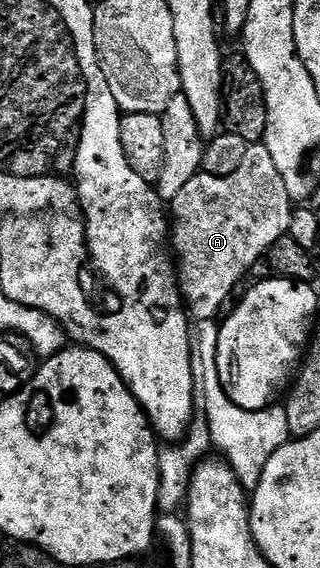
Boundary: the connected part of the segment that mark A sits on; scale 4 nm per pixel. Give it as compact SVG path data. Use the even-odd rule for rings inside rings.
M263 141L248 144L242 165L238 165L230 177L204 175L187 183L182 201L173 202L170 207L170 247L174 252L176 277L184 296L184 306L193 320L217 318L220 306L231 297L240 278L251 272L258 257L262 257L274 241L288 235L293 210L294 200L286 193L286 181L282 181L282 173L278 173L270 158L270 149L266 149Z

